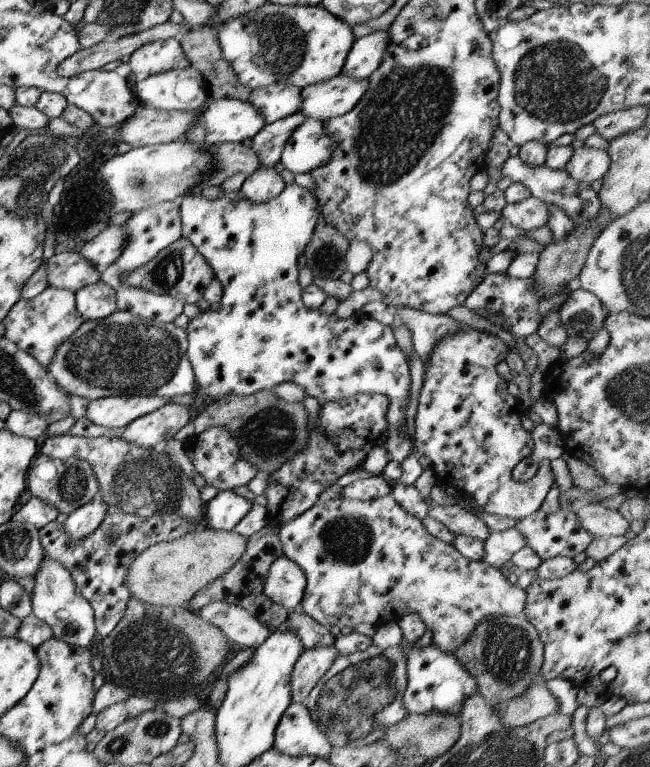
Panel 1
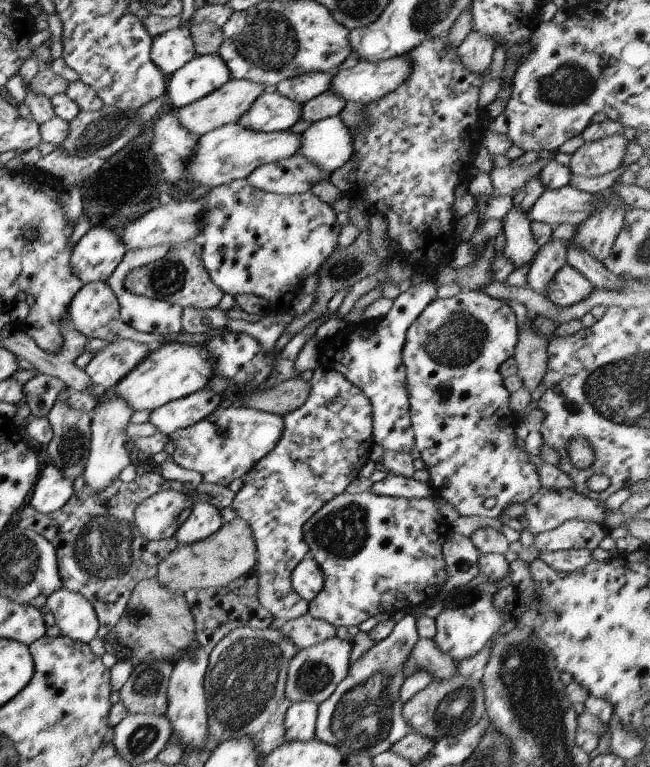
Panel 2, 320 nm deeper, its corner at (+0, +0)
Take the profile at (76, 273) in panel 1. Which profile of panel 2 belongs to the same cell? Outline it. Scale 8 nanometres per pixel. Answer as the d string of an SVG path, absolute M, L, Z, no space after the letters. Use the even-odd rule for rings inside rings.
M93 226L72 246L69 268L82 285L106 282L125 255L125 246L116 233L103 226Z

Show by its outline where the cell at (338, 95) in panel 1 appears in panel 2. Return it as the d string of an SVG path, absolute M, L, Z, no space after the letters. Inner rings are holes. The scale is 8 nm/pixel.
M404 55L379 62L358 61L349 69L335 70L329 90L345 102L370 103L395 90L411 71L411 61Z

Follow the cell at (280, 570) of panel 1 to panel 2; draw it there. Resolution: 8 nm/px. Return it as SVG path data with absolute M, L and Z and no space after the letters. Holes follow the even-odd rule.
M308 551L299 565L295 566L295 569L291 572L289 586L299 598L309 603L315 598L315 594L321 590L323 582L322 571Z

